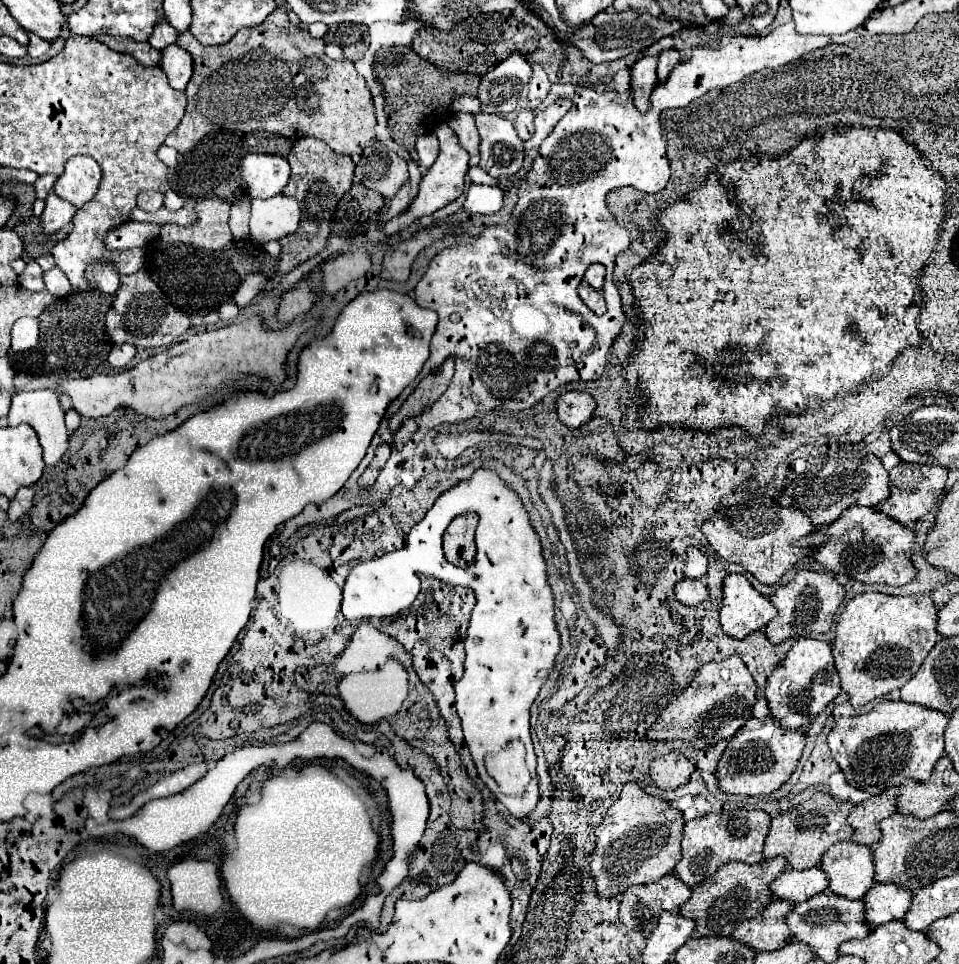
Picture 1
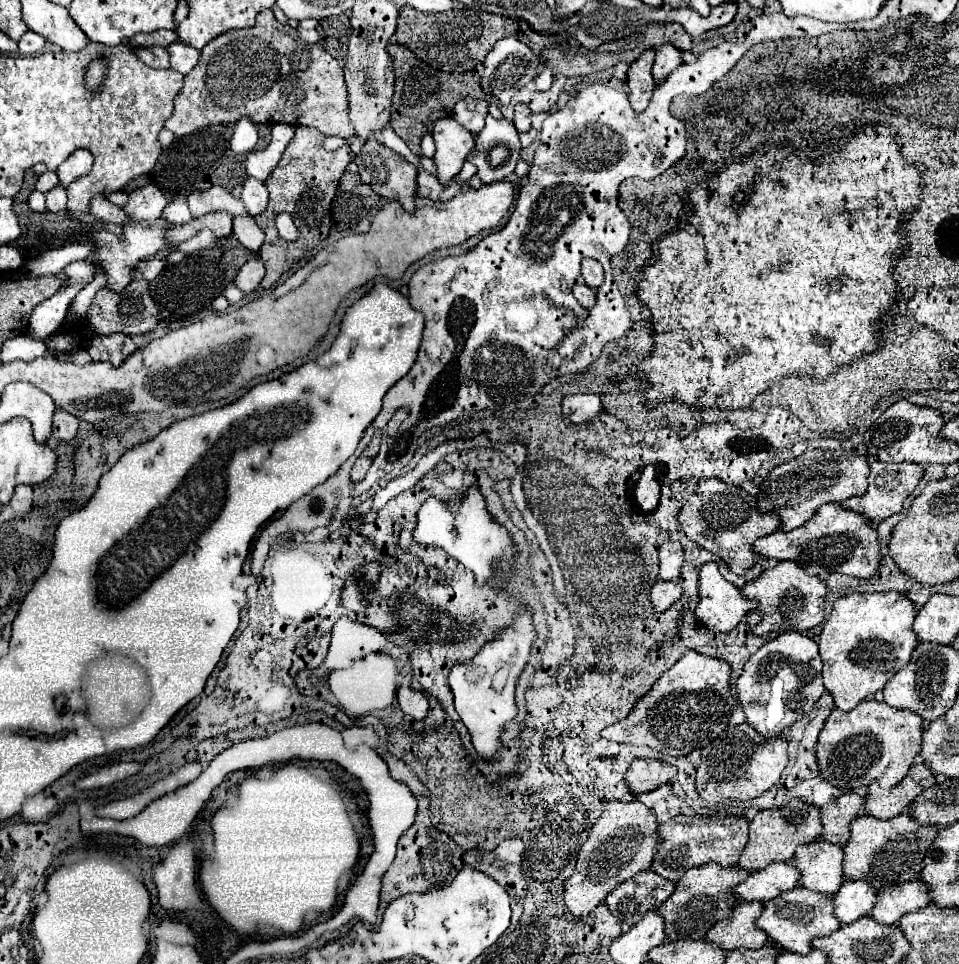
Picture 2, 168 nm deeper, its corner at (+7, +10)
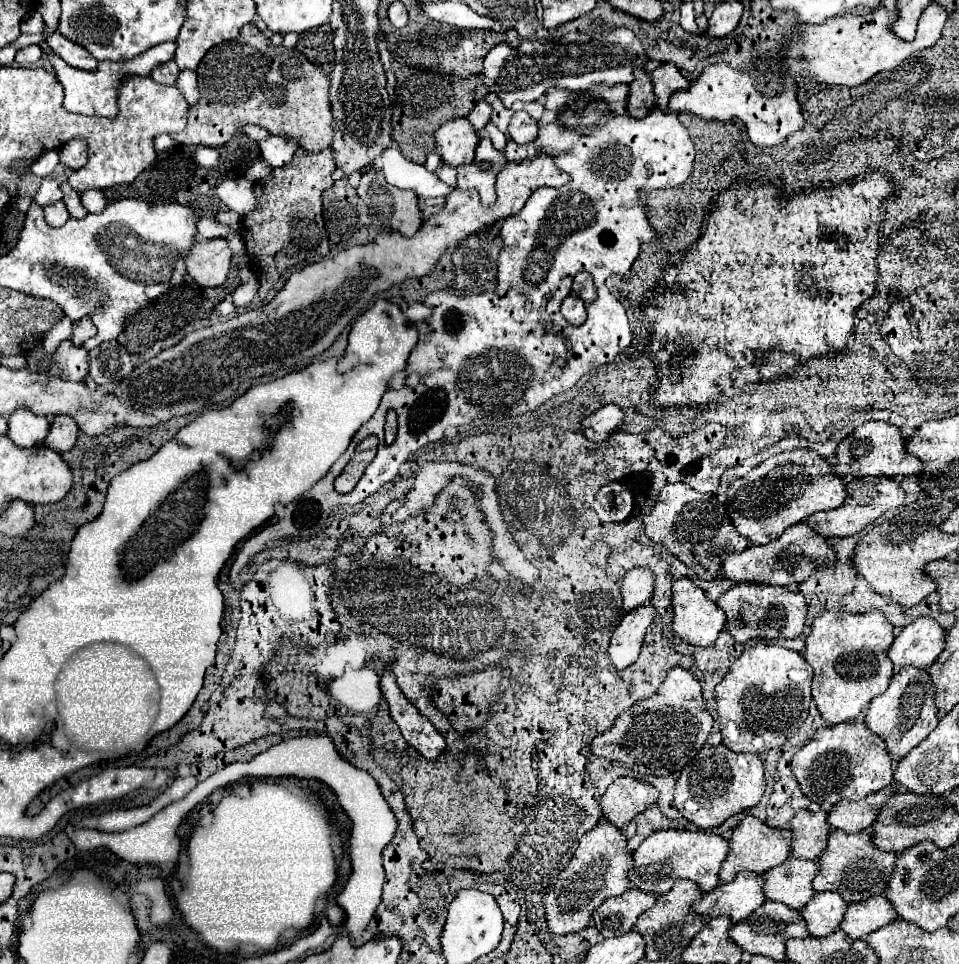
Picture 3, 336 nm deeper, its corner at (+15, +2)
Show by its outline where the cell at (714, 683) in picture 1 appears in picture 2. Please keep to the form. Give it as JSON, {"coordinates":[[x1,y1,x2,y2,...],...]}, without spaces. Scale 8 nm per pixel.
{"coordinates":[[686,652,670,670,666,670,646,696,638,700,632,712,618,724,602,730,602,736,624,744,646,744,670,756,686,756,692,750,706,748,726,726,738,700,730,692,732,666,724,660]]}

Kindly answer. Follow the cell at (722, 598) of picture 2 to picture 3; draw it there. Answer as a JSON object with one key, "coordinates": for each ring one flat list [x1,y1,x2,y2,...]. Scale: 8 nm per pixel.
{"coordinates":[[690,578,672,584,672,610,674,634,694,646,710,646,726,624,724,612]]}

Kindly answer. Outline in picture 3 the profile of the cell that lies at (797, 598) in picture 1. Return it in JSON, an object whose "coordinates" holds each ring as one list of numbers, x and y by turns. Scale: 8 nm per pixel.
{"coordinates":[[734,584,720,596,720,600,716,600,716,604,726,612,726,630,740,644,752,638,796,638,804,630,804,596,788,586]]}

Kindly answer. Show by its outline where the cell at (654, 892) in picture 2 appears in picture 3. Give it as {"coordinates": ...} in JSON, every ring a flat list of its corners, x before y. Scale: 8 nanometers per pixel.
{"coordinates":[[628,890,620,896,614,896,612,900,606,900,600,908,596,908,596,912,592,914,594,926,604,938,624,936,634,928,638,916,650,910,654,904,656,904,654,894]]}

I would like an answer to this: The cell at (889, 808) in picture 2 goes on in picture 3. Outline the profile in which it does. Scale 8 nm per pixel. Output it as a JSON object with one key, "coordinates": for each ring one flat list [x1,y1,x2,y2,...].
{"coordinates":[[884,788,880,792,866,796,860,802,840,800,832,806,832,810,828,814,828,824,832,828,844,830,848,834,856,834,860,830,866,830,874,824,876,812,880,812,880,804,884,804,892,794,896,794,894,788]]}

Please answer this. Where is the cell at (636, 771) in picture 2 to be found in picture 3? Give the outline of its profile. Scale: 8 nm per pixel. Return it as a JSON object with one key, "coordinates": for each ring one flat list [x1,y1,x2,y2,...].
{"coordinates":[[624,776,608,786,600,798,600,808,604,820,614,822,618,828,624,828,632,818,636,818,656,800,658,790,654,786]]}

